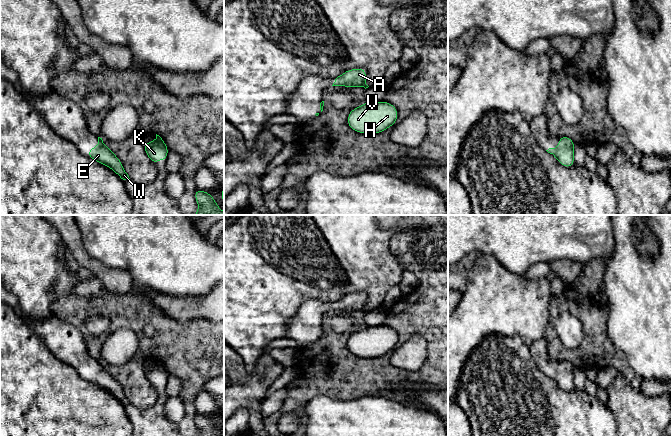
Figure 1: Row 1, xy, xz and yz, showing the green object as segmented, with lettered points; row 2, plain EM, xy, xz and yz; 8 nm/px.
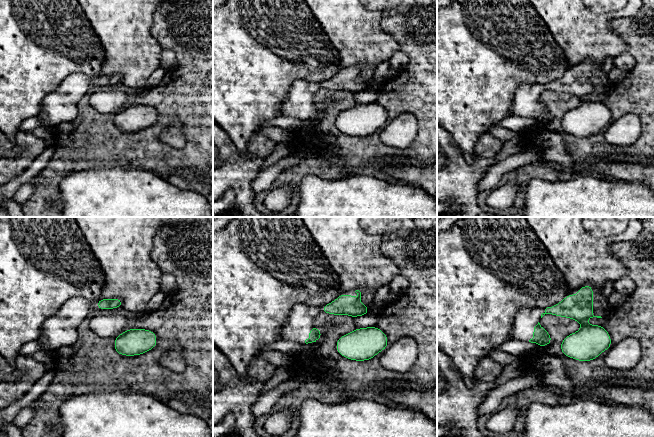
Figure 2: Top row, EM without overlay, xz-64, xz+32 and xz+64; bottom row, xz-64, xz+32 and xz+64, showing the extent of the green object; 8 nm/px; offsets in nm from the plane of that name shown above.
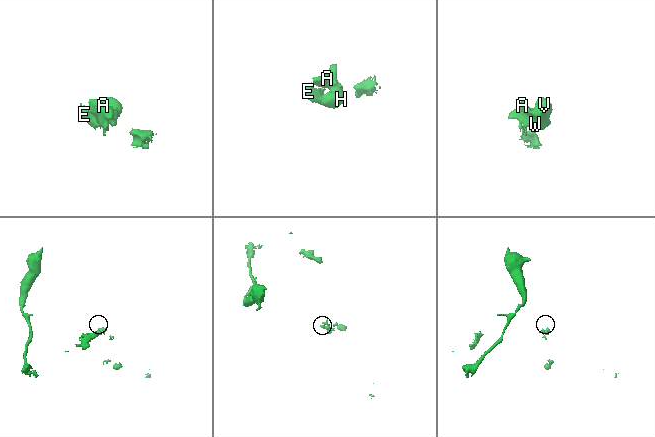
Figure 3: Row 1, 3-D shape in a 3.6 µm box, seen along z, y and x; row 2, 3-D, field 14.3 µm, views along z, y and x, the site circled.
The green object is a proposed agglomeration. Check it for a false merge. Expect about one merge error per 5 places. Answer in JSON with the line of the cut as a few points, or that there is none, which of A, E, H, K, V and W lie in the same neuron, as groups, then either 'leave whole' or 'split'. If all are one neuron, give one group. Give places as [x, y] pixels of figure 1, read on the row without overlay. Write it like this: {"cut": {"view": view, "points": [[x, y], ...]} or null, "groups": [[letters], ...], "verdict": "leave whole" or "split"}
{"cut": null, "groups": [["A", "E", "H", "K", "V", "W"]], "verdict": "leave whole"}

